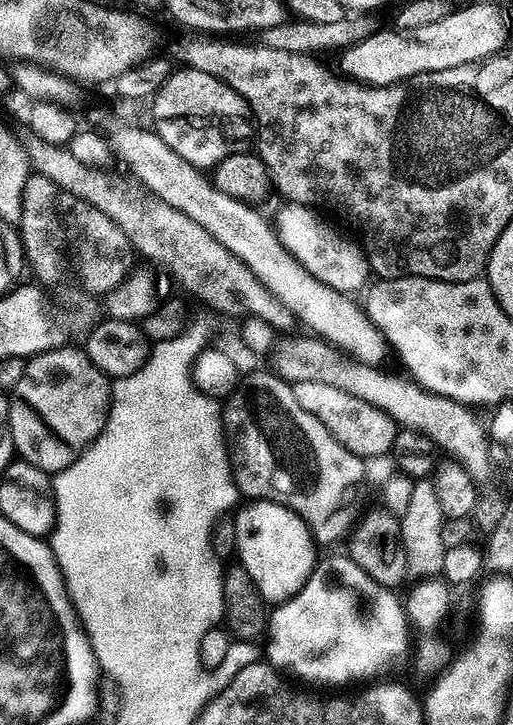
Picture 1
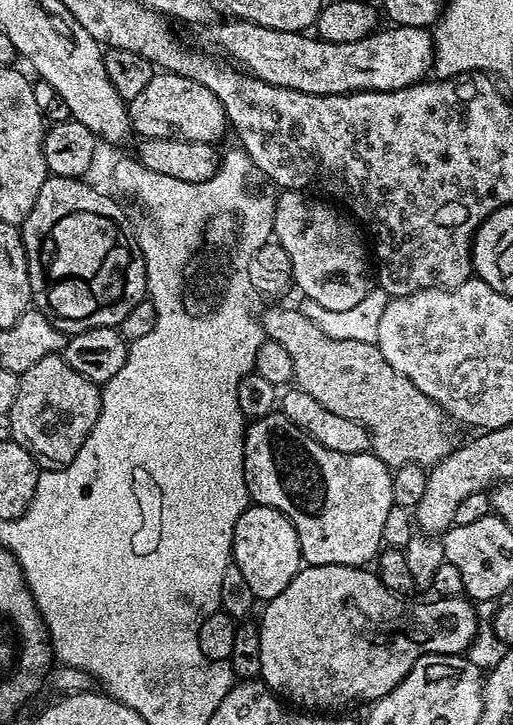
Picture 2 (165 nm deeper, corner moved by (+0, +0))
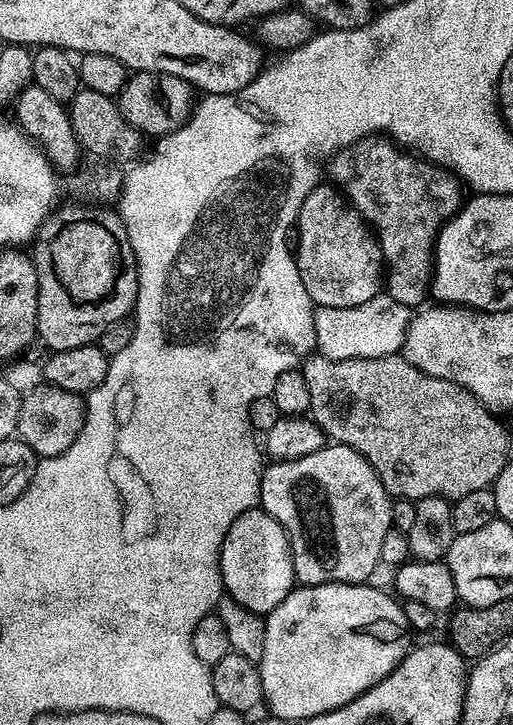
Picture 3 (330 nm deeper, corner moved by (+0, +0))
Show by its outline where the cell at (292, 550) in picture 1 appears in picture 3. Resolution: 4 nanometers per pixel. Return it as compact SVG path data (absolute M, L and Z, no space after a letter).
M257 506L246 510L246 514L234 518L234 526L230 526L230 530L226 530L226 538L222 542L220 573L225 593L250 611L261 614L273 612L289 596L296 584L292 551L288 545L288 536L269 512Z

